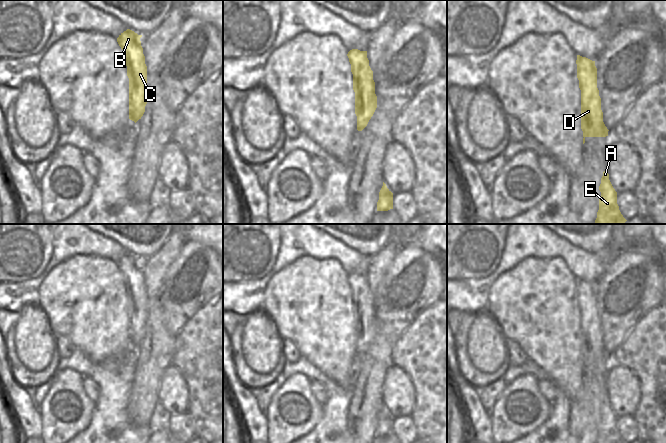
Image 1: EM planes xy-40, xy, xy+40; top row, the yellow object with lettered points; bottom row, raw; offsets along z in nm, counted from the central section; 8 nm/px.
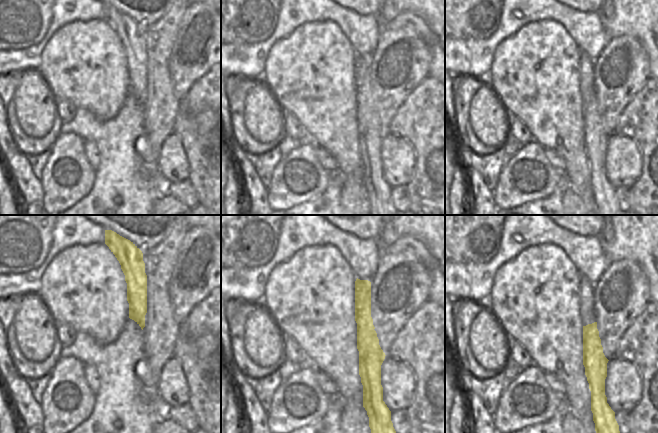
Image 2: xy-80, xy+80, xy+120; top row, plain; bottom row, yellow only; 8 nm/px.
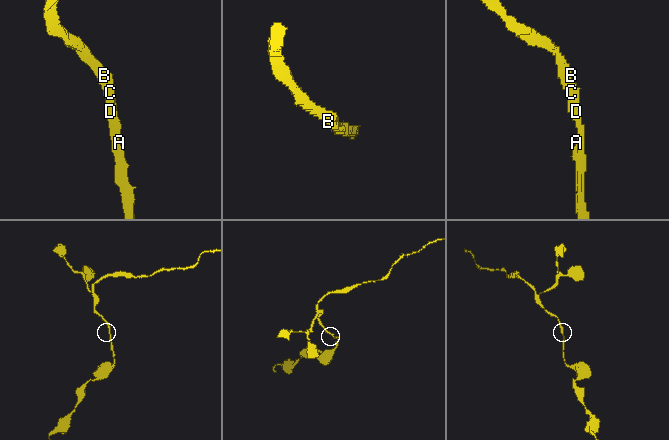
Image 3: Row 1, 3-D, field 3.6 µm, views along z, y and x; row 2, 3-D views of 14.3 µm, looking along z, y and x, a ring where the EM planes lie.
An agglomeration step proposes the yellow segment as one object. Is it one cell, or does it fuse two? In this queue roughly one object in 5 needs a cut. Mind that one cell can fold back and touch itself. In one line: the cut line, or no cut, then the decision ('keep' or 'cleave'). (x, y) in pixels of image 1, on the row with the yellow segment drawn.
cut none; keep

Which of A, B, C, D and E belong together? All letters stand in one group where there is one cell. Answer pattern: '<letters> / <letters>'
A B C D E

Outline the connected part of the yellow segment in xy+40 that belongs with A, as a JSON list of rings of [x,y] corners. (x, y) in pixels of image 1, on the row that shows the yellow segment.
[[[607,170],[603,172],[599,186],[601,196],[599,198],[599,210],[596,224],[625,224],[627,221],[619,210],[617,204],[617,192],[613,188]]]

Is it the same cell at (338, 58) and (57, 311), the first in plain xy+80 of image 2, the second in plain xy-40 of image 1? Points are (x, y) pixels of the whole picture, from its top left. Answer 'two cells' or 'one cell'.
one cell

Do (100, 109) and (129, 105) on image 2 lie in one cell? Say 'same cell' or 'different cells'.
different cells

